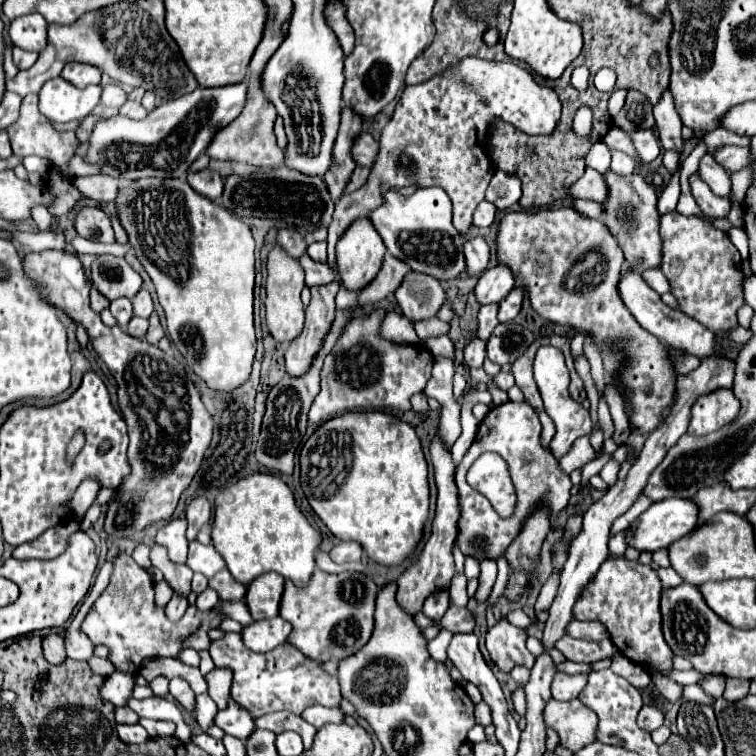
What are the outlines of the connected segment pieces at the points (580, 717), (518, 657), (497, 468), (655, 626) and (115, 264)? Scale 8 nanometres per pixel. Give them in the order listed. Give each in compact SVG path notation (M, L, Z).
M551 699L543 715L545 715L545 725L553 727L559 733L561 745L571 749L573 753L597 741L595 727L599 719L595 711L591 711L579 699L573 699L567 703Z
M505 615L501 621L497 621L495 627L487 631L487 651L499 671L511 673L511 669L517 665L523 665L527 669L533 667L535 657L525 647L525 639L527 633L519 627L509 625Z
M482 454L470 467L466 480L473 489L488 498L503 519L511 517L517 497L507 464L499 454Z
M625 555L609 557L599 567L591 585L583 589L583 597L575 601L573 617L579 621L601 621L611 633L611 641L615 643L619 653L629 657L633 663L641 663L651 669L671 669L673 653L661 633L659 595L661 581L649 565L629 561L625 559Z
M101 255L91 267L93 285L109 299L133 297L141 289L141 277L131 269L123 257Z

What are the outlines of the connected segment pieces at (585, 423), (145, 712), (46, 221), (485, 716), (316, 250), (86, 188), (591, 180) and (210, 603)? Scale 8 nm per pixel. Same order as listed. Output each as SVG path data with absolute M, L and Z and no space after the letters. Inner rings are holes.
M539 347L537 351L537 357L535 357L535 381L537 381L537 387L541 391L541 397L543 397L543 407L545 407L545 413L551 417L551 421L555 423L555 437L551 439L551 453L555 457L563 457L573 441L577 437L583 437L583 435L589 435L591 433L591 419L589 419L589 411L573 401L567 393L567 387L569 387L569 371L565 364L565 359L561 355L559 349L555 347Z
M145 697L145 699L129 699L129 707L139 715L139 717L147 717L147 719L165 719L165 721L173 721L173 723L181 723L183 721L183 713L181 707L175 701L169 701L165 697Z
M44 206L34 207L31 211L31 217L40 231L52 231L53 216Z
M481 701L481 703L475 707L475 719L477 719L477 723L483 725L483 727L491 725L491 709L489 709L489 705L487 705L485 701Z
M321 241L321 243L311 243L309 249L307 249L307 253L309 253L309 257L311 257L313 261L325 263L325 261L327 261L327 243L325 243L325 241Z
M87 175L87 177L75 177L73 185L79 187L81 195L89 201L107 203L113 201L119 191L119 181L109 175Z
M587 167L583 177L579 181L575 181L567 193L577 199L591 199L591 201L601 203L607 197L607 185L605 185L601 173Z
M207 587L203 593L199 593L195 605L197 605L201 611L207 611L207 609L213 609L217 603L219 603L217 593L215 593L211 587Z

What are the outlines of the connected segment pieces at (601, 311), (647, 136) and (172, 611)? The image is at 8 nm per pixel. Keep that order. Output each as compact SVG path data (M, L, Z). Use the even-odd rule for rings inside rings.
M559 207L559 209L541 209L535 211L533 215L527 211L509 211L503 215L499 221L497 229L497 263L507 265L515 273L515 287L523 289L523 293L529 295L531 307L535 313L539 313L543 319L557 323L557 325L567 325L579 333L585 333L593 337L599 345L609 345L609 349L615 349L615 353L623 355L623 365L619 367L619 373L609 381L619 395L627 401L631 411L627 413L629 417L629 427L631 433L653 433L661 421L663 421L663 411L671 405L673 395L675 395L675 371L669 361L669 353L665 345L635 321L631 313L623 307L623 301L619 301L619 273L623 269L623 251L617 241L611 237L607 227L601 221L587 219L579 215L573 207ZM585 261L589 269L583 273L571 273L571 269Z
M641 129L641 131L635 131L635 133L627 133L633 143L635 143L635 151L639 155L639 159L643 163L651 163L659 153L659 139L655 137L653 129Z
M173 593L173 597L171 597L171 601L167 603L167 607L165 607L165 611L167 611L167 617L169 619L181 619L181 615L185 613L185 609L187 609L187 597L185 595L179 595L179 593Z

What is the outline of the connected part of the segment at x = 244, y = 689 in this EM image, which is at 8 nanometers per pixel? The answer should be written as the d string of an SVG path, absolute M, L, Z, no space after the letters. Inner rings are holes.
M227 633L223 639L211 643L209 655L215 667L233 671L231 699L247 709L255 719L283 709L301 715L303 709L317 703L325 707L339 707L341 703L337 679L329 675L319 661L307 659L303 653L299 653L299 649L293 649L291 643L281 645L269 653L255 653L243 645L239 633Z

